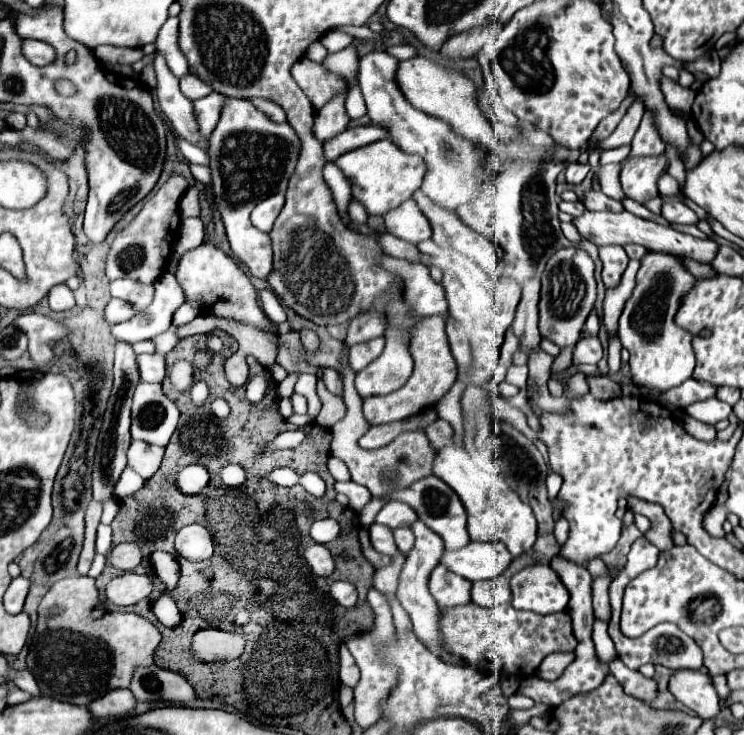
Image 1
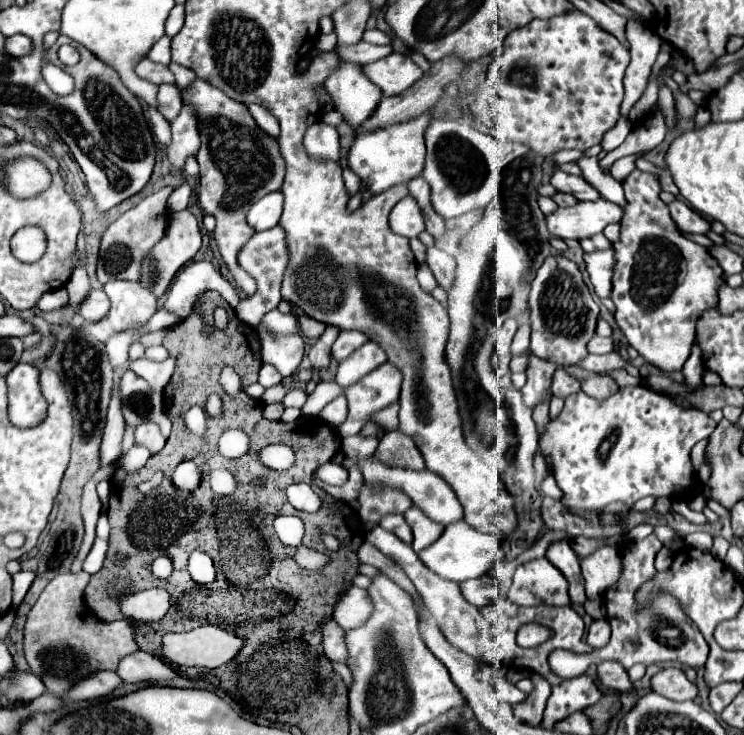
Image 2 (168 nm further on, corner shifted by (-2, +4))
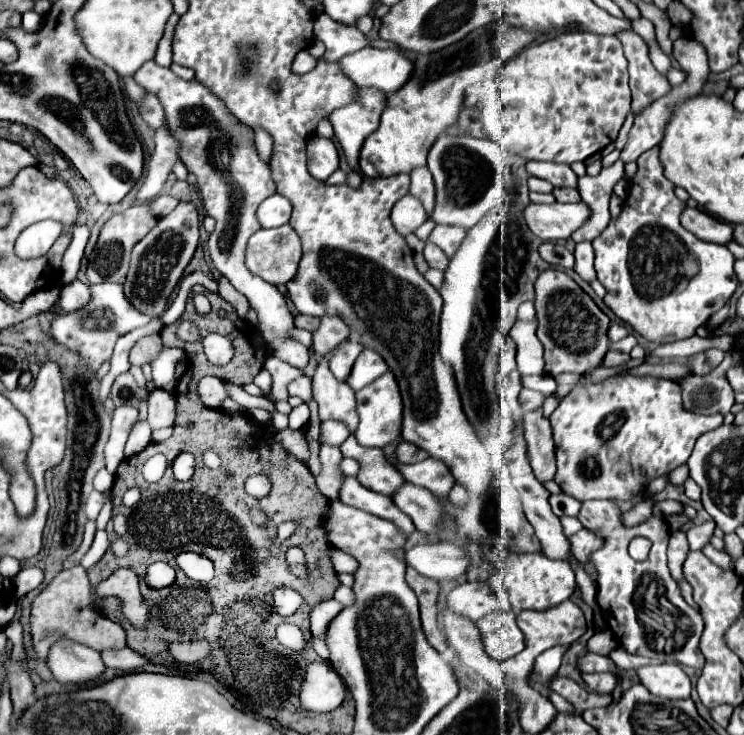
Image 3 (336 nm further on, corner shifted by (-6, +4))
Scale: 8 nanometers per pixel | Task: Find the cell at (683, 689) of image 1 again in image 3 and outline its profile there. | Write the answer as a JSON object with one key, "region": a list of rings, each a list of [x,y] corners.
{"region":[[[671,662],[659,664],[659,666],[641,666],[637,670],[639,682],[655,696],[659,698],[689,698],[691,694],[691,680],[689,676]]]}

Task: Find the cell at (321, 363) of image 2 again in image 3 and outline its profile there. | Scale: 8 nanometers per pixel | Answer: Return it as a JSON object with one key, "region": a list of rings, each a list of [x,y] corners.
{"region":[[[323,316],[319,328],[313,332],[313,352],[323,356],[331,352],[349,334],[347,324],[337,316]]]}

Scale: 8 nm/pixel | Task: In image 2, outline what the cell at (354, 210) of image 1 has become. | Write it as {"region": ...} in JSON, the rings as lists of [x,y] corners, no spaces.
{"region":[[[343,170],[343,180],[345,180],[345,188],[347,188],[347,192],[349,192],[349,196],[355,196],[357,192],[359,192],[359,186],[361,186],[361,182],[359,182],[359,178],[351,172],[351,170]]]}

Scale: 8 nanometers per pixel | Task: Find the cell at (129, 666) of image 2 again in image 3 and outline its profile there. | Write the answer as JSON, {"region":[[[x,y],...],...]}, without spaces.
{"region":[[[121,648],[121,650],[103,650],[101,652],[101,660],[105,662],[105,666],[117,668],[121,672],[139,672],[147,662],[147,658],[139,656],[137,652],[133,652],[131,648]]]}

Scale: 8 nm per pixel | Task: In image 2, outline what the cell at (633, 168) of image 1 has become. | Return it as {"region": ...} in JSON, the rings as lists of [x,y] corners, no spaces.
{"region":[[[633,170],[623,180],[623,190],[627,206],[621,222],[621,242],[613,244],[613,250],[617,254],[613,290],[613,302],[617,308],[615,320],[627,342],[639,352],[639,356],[645,358],[645,362],[661,368],[663,372],[681,370],[687,358],[691,356],[691,348],[695,342],[695,324],[699,320],[699,314],[707,310],[707,306],[715,306],[717,302],[717,288],[725,280],[723,270],[719,268],[715,258],[711,258],[707,248],[679,234],[675,222],[669,216],[667,204],[659,200],[661,188],[653,174]]]}

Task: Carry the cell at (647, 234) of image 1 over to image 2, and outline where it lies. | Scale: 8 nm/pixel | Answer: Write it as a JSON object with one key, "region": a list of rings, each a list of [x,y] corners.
{"region":[[[605,198],[577,202],[571,208],[559,208],[555,214],[547,216],[547,228],[551,228],[551,234],[557,238],[583,240],[601,234],[609,224],[619,224],[623,214],[621,206]]]}

